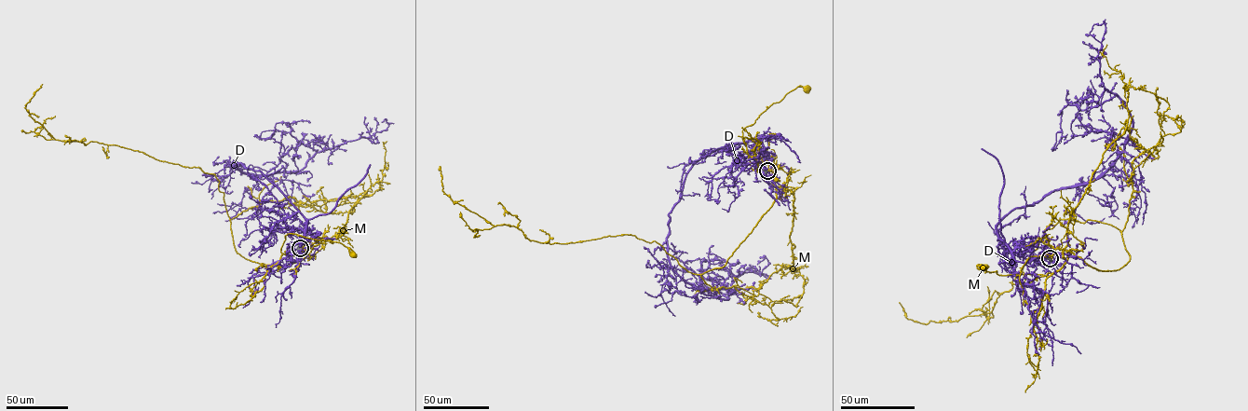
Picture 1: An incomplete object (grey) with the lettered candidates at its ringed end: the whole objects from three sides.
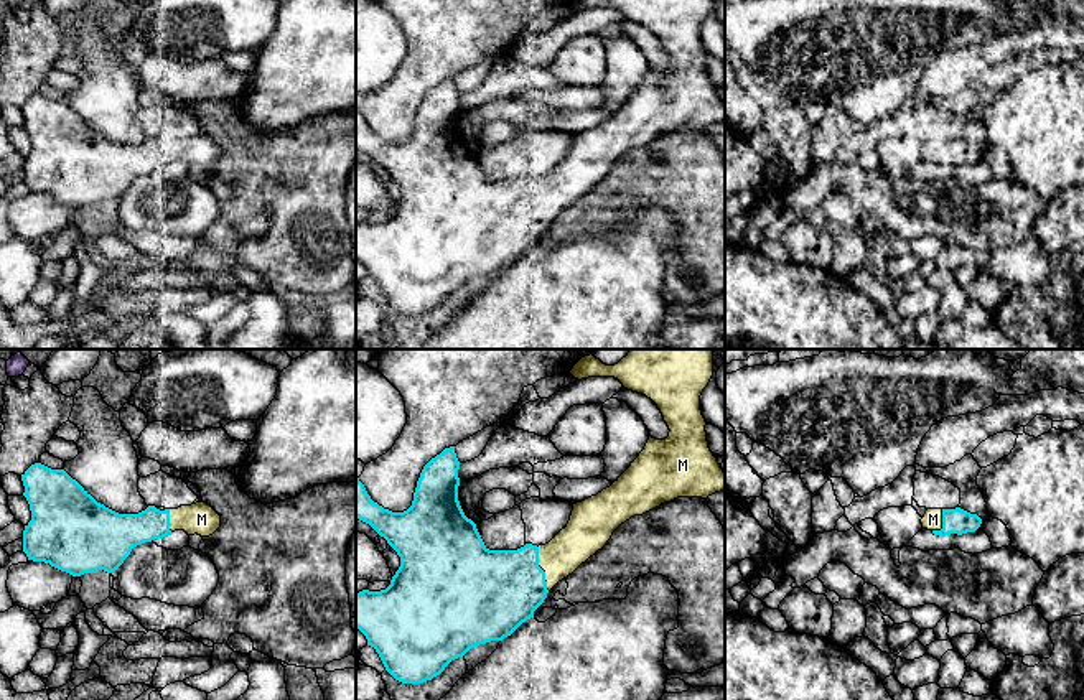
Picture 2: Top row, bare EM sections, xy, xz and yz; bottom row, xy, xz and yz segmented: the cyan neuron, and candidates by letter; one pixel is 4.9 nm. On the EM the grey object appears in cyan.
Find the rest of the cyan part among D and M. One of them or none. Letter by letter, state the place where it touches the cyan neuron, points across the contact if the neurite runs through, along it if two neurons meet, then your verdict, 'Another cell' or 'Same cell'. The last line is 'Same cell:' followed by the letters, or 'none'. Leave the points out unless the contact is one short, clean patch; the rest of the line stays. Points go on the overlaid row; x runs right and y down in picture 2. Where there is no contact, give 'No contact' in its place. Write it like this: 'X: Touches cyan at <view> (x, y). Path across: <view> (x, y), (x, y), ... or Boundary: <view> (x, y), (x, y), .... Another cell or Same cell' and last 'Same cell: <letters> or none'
D: No contact. Another cell
M: Touches cyan at xz (541, 569). Same cell
Same cell: M

